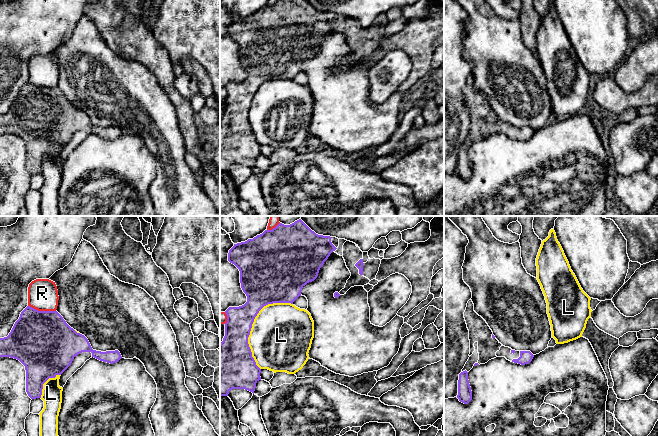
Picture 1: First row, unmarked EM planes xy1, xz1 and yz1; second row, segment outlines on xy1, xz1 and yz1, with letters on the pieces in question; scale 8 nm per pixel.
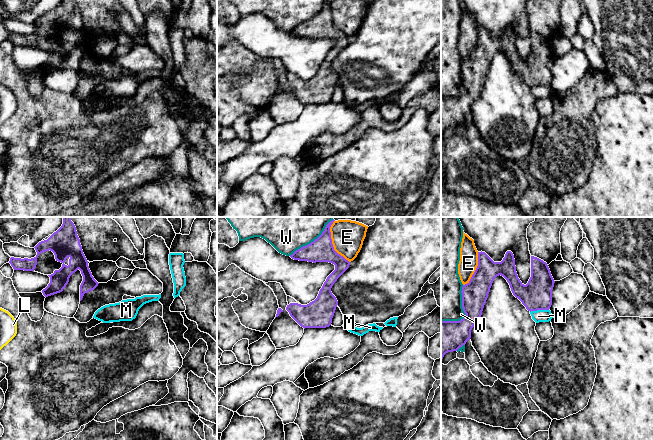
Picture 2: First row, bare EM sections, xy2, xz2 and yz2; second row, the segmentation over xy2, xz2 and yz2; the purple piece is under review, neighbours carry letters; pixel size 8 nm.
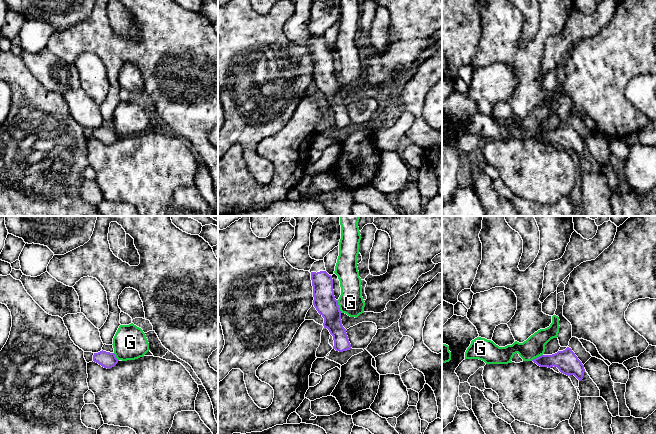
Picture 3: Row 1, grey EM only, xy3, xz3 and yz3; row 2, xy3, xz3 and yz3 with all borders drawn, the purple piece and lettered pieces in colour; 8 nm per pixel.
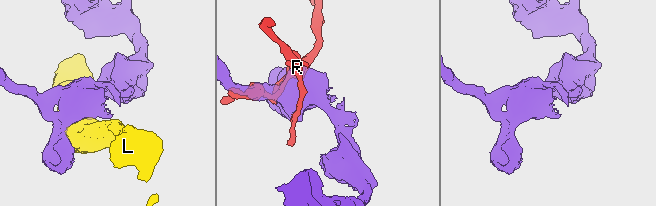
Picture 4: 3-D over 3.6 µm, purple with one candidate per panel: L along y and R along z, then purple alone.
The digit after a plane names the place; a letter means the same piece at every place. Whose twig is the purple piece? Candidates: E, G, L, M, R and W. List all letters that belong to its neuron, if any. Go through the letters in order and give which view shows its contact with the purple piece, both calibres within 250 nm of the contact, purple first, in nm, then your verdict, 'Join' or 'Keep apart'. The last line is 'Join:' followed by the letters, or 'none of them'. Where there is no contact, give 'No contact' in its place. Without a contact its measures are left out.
E: Touches purple in xz2. Thickness 190 nm (purple) against 260 nm. Keep apart
G: Touches purple in xz3. Thickness 180 nm (purple) against 200 nm. Keep apart
L: Touches purple in xz1. Thickness 260 nm (purple) against 480 nm. Keep apart
M: Touches purple in yz2. Thickness 240 nm (purple) against 100 nm. Keep apart
R: Touches purple in xy1. Thickness 480 nm (purple) against 240 nm. Keep apart
W: Touches purple in yz2. Thickness 260 nm (purple) against 340 nm. Keep apart
Join: none of them

